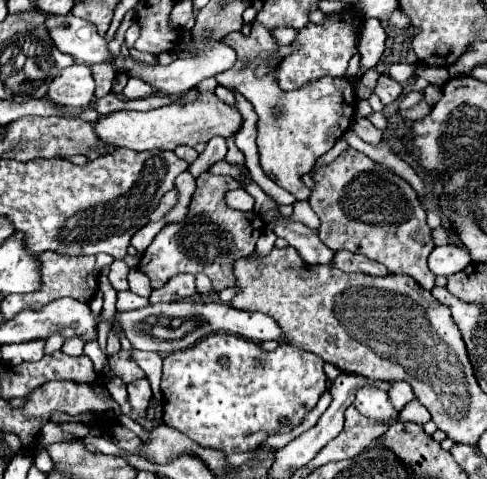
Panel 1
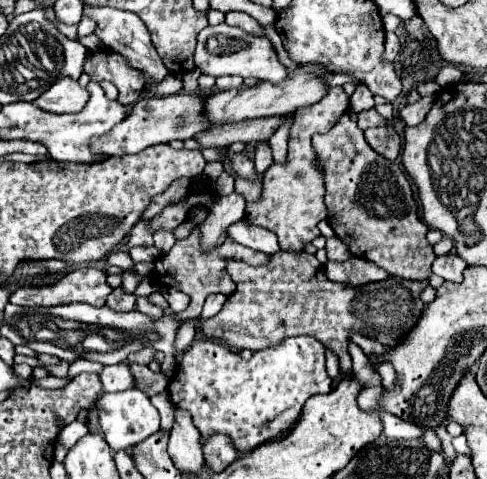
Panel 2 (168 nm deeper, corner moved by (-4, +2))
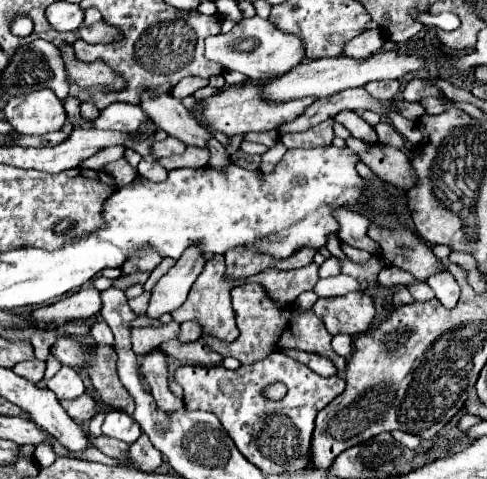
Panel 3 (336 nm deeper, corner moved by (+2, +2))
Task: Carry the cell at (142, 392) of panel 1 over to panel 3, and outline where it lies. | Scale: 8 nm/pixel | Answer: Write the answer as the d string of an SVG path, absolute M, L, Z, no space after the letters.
M109 409L105 413L105 421L103 421L103 435L115 437L115 439L121 439L121 441L127 441L127 443L135 443L141 435L141 427L125 411Z

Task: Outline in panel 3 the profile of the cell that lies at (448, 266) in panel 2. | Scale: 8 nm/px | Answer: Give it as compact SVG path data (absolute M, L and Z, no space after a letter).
M443 269L443 271L435 273L435 275L431 275L431 277L427 279L427 283L429 283L429 287L435 291L435 297L437 297L445 307L457 305L461 287L457 285L455 277L453 277L447 269Z

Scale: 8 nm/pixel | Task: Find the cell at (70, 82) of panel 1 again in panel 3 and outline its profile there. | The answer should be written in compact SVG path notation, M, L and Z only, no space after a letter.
M39 89L29 95L11 97L3 115L15 131L25 135L59 131L67 121L65 107L51 89Z

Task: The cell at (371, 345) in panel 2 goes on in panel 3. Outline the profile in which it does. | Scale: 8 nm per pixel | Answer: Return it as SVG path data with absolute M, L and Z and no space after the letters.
M351 291L341 297L321 297L313 305L331 335L361 335L373 329L373 297L367 291Z

